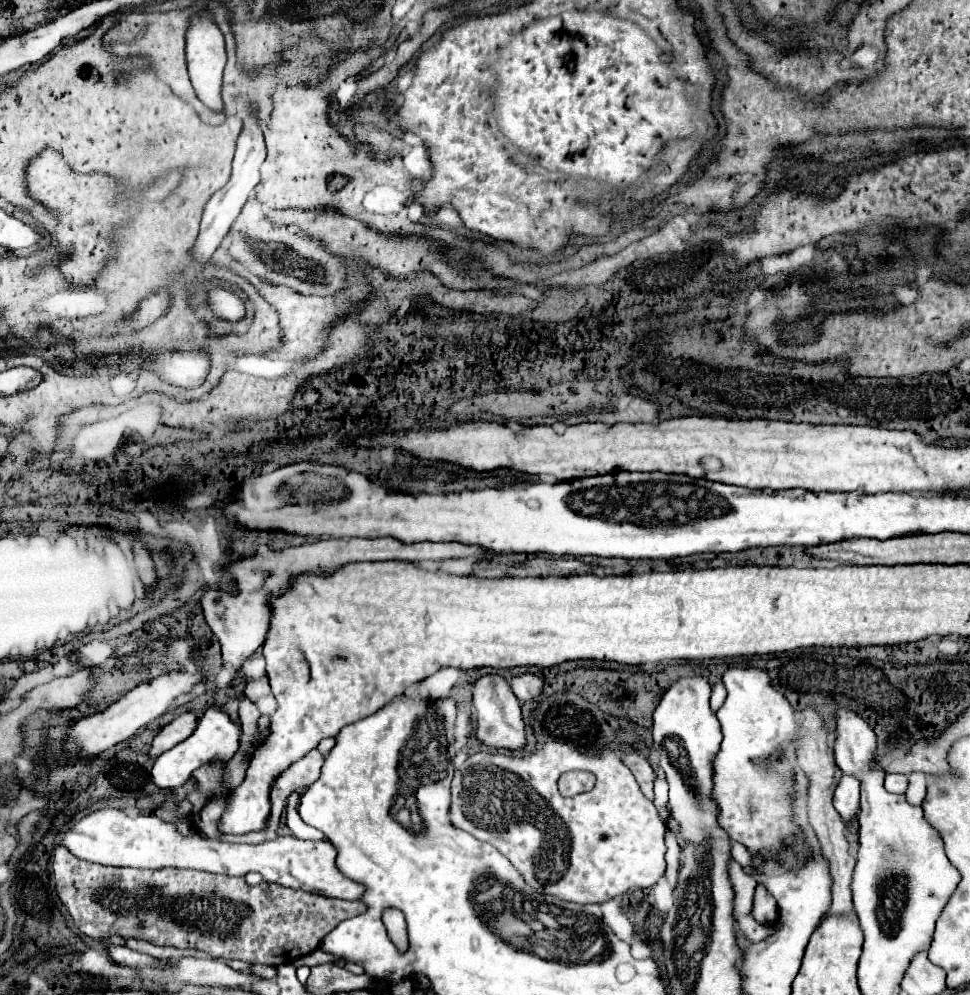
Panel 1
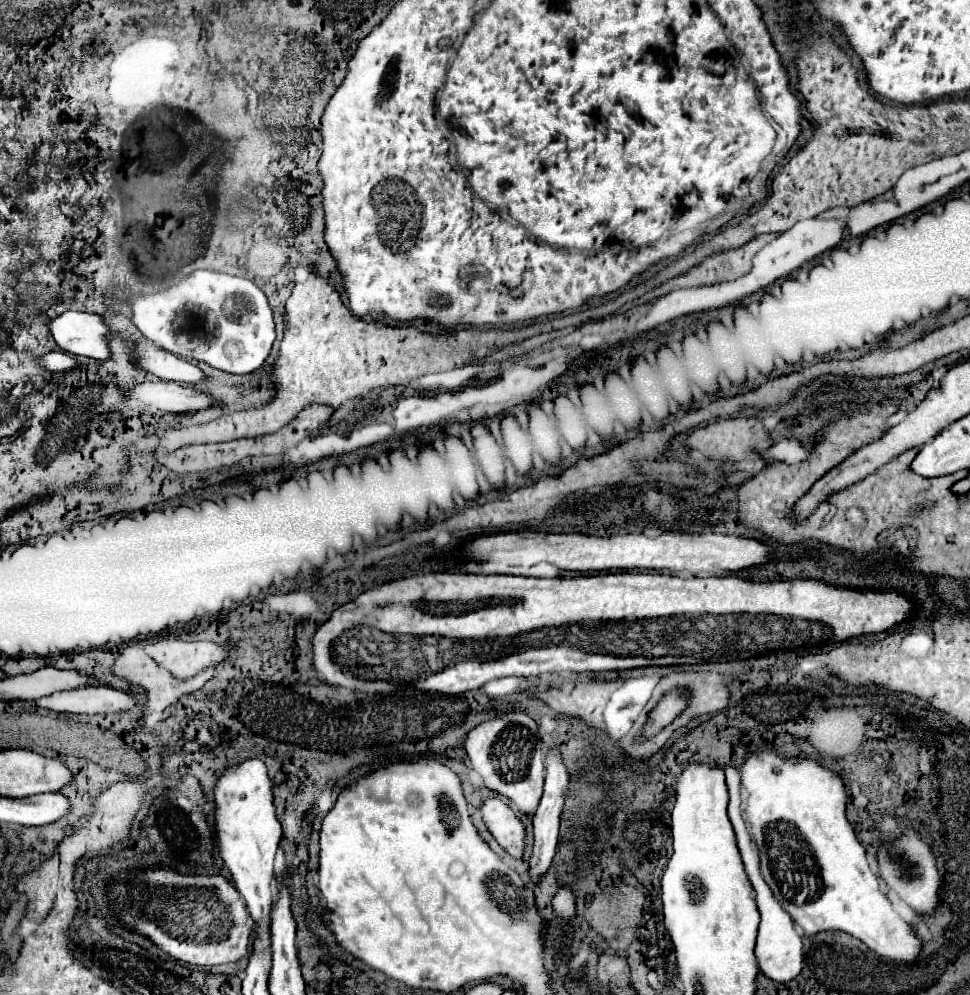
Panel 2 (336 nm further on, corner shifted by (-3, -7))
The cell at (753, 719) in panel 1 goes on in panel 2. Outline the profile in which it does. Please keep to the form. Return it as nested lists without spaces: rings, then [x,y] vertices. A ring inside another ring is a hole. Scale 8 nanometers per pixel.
[[[771,749],[751,753],[741,765],[741,787],[747,791],[745,817],[759,849],[761,875],[781,907],[793,917],[805,939],[825,929],[841,929],[861,939],[875,955],[895,963],[913,963],[921,953],[921,941],[879,889],[875,873],[865,859],[865,847],[845,817],[847,791],[841,777],[821,761],[809,757],[783,757]]]

